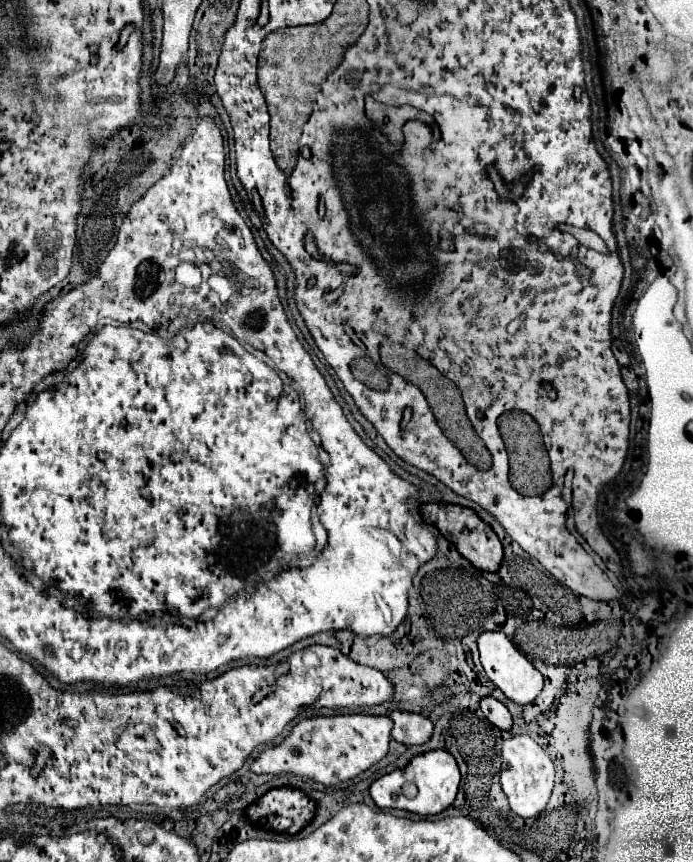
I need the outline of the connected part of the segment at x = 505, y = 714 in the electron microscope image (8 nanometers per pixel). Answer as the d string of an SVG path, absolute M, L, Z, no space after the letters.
M486 697L486 699L480 701L480 707L482 707L486 719L492 725L496 725L502 731L510 731L512 729L512 715L510 715L510 711L506 709L504 703L496 701L494 697Z

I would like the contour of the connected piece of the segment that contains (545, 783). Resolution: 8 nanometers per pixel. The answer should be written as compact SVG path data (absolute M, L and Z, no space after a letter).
M512 735L502 745L502 771L500 771L500 785L510 801L510 809L528 819L536 817L544 811L552 789L554 789L554 763L544 753L544 749L528 735Z

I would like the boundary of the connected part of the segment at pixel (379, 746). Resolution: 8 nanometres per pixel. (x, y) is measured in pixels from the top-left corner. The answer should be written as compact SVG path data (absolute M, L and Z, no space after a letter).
M334 715L302 719L276 747L264 749L252 763L254 773L292 773L322 785L338 785L366 771L388 753L392 721L388 715Z

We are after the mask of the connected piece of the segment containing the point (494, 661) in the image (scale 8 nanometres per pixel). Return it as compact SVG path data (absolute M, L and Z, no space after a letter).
M482 633L478 637L478 651L480 651L480 663L488 675L488 679L502 689L502 693L518 703L518 705L530 705L544 689L544 677L542 673L514 647L514 643L504 633Z

